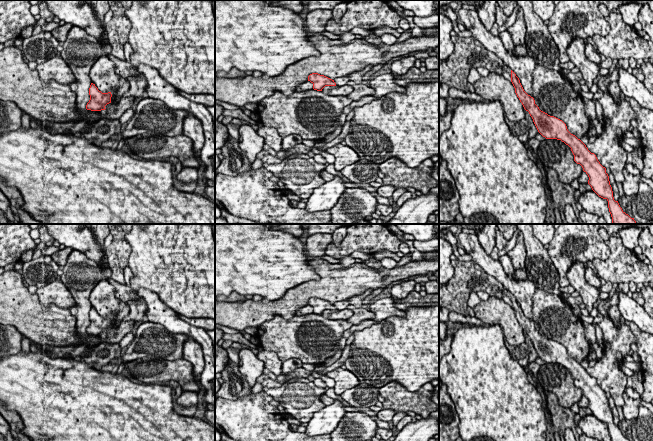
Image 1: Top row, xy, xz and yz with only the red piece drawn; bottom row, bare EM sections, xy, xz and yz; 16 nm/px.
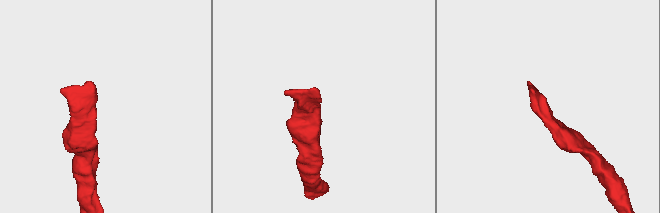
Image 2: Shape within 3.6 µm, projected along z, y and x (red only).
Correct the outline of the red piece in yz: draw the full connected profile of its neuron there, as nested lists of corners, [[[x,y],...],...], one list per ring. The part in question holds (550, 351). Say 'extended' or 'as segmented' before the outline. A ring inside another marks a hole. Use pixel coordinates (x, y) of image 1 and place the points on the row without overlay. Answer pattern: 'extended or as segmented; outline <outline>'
extended; outline [[[505,289],[502,293],[502,300],[512,306],[517,321],[524,333],[529,336],[538,356],[546,363],[561,364],[571,372],[574,385],[580,388],[583,395],[588,399],[588,408],[592,414],[599,421],[608,425],[611,441],[630,441],[622,434],[618,425],[614,424],[606,392],[600,388],[596,379],[591,377],[580,363],[568,355],[566,348],[562,344],[550,340],[539,333],[535,328],[534,322],[524,315],[519,302],[509,291]]]

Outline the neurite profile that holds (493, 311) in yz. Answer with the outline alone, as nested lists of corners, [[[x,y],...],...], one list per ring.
[[[495,296],[481,301],[474,308],[475,317],[485,324],[500,325],[508,344],[518,346],[525,343],[525,333],[515,317],[511,304]]]

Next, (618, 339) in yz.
[[[620,314],[620,325],[615,326],[605,315],[598,323],[605,342],[604,355],[593,367],[586,369],[588,374],[596,379],[600,388],[610,393],[615,405],[620,407],[624,406],[623,393],[626,390],[628,376],[620,369],[619,362],[624,362],[624,357],[631,350],[631,344],[636,343],[636,337],[625,321]]]

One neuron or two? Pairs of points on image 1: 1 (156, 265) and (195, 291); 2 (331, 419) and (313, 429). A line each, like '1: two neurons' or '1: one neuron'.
1: one neuron
2: one neuron

